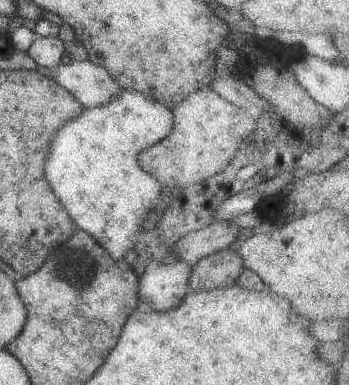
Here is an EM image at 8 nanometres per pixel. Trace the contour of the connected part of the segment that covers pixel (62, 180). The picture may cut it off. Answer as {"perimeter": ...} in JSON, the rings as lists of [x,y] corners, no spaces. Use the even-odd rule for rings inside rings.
{"perimeter":[[[127,90],[127,92],[120,92],[117,94],[115,98],[111,98],[109,102],[105,102],[105,104],[99,104],[98,106],[93,106],[92,108],[84,107],[81,110],[81,114],[77,114],[75,118],[69,120],[67,124],[63,124],[63,128],[59,128],[59,132],[57,132],[57,136],[55,136],[55,140],[51,142],[51,148],[49,148],[49,152],[47,152],[47,158],[45,158],[45,178],[47,178],[47,182],[49,182],[49,186],[51,186],[51,190],[55,192],[55,196],[61,200],[61,204],[65,206],[65,210],[67,210],[67,215],[71,218],[71,221],[74,225],[80,229],[81,231],[87,232],[105,252],[107,252],[108,256],[112,260],[121,260],[121,258],[125,257],[125,252],[127,250],[131,250],[133,248],[133,244],[137,242],[137,232],[141,229],[139,224],[143,222],[143,218],[149,210],[151,210],[156,205],[160,206],[160,202],[158,201],[159,190],[161,190],[162,185],[159,182],[155,182],[149,174],[145,174],[141,168],[139,168],[137,164],[137,154],[143,150],[143,148],[147,148],[147,146],[152,146],[166,138],[173,127],[173,120],[171,111],[169,111],[163,104],[159,104],[157,100],[153,100],[149,96],[142,94],[139,92],[135,92],[135,90]]]}

